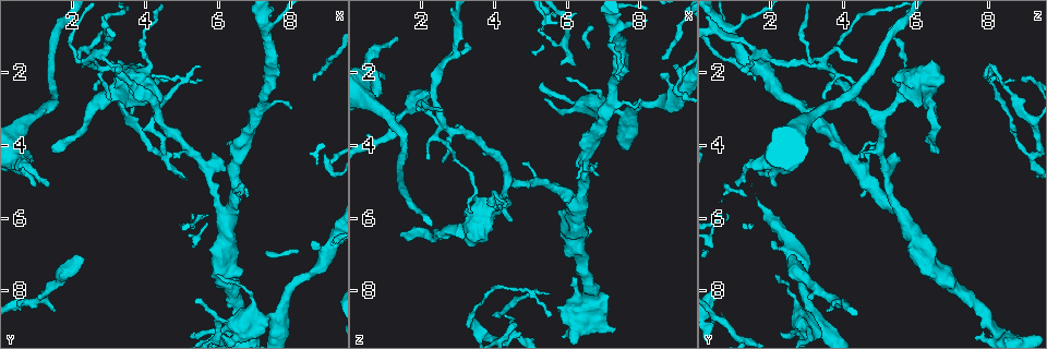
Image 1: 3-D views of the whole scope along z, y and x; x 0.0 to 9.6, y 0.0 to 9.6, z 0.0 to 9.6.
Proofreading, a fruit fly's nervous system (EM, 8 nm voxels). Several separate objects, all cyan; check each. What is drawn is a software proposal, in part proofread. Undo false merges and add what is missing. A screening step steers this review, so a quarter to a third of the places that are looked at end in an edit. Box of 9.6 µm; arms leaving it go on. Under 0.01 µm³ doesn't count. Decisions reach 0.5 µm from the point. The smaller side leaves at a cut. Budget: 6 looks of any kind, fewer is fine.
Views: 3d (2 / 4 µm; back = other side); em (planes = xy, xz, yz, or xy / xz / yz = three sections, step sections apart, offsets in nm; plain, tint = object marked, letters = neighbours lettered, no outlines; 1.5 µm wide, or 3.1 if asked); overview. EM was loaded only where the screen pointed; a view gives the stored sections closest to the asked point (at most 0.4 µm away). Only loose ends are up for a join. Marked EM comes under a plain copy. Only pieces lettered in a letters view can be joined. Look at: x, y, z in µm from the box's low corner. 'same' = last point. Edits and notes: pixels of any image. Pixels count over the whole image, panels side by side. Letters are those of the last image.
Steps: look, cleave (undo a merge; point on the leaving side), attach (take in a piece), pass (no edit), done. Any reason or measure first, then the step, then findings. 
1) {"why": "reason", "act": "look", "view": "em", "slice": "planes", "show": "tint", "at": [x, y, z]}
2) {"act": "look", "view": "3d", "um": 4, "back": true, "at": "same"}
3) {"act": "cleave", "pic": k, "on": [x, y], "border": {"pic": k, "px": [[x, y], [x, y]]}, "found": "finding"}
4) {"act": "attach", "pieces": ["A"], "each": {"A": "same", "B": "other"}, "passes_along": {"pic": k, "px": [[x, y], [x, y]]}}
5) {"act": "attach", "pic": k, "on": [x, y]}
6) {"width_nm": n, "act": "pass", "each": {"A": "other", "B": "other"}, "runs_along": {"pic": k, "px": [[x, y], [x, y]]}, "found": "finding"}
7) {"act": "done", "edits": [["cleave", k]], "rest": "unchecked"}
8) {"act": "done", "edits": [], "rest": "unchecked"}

{"why": "branch stops here", "act": "look", "view": "em", "slice": "planes", "show": "letters", "at": [2.95, 2.75, 3.45]}

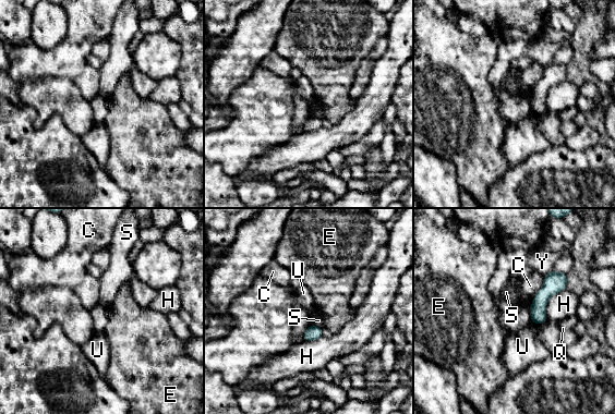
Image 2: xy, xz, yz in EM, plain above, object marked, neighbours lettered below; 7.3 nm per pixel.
{"width_nm": 110, "act": "pass", "each": {"C": "other", "E": "other", "H": "other", "Q": "other", "S": "other", "U": "other", "Y": "other"}, "found": "none of them fits"}

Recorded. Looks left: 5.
{"why": "an open end", "act": "look", "view": "3d", "um": 2, "at": [3.25, 1.90, 1.15]}

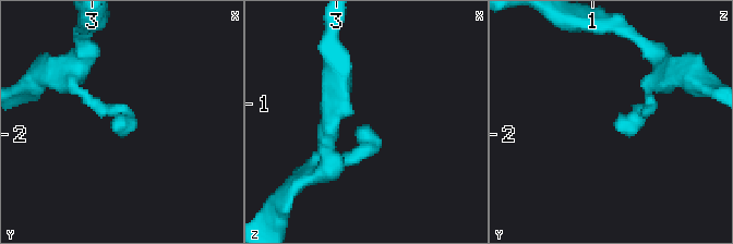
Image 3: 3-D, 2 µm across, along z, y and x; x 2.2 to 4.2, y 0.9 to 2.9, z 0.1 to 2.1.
{"why": "now the EM", "act": "look", "view": "em", "slice": "xy", "step": 8, "show": "letters", "at": [3.20, 1.94, 1.16]}

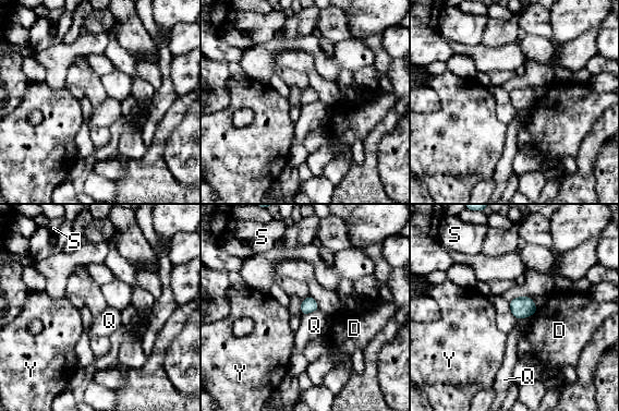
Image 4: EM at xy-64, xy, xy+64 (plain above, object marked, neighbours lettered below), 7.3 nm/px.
{"longest_contact_nm": ["Q", 140], "act": "pass", "each": {"D": "other", "Q": "other", "S": "other", "Y": "other"}, "border": {"pic": 4, "px": [[318, 309], [302, 315]]}, "found": "none of them fits"}

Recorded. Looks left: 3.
{"why": "thin end", "act": "look", "view": "em", "slice": "planes", "show": "tint", "at": [4.65, 2.25, 8.90]}

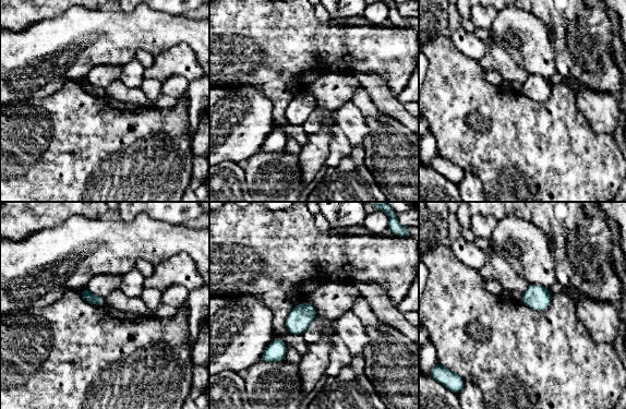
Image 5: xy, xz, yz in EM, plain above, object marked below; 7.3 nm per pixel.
{"why": "what lies round it", "act": "look", "view": "em", "slice": "planes", "show": "letters", "at": "same"}

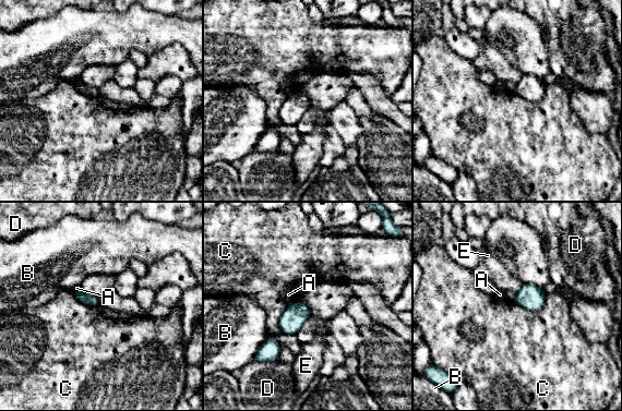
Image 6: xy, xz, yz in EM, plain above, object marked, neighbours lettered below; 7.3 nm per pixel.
{"longest_contact_nm": ["C", 240], "act": "pass", "each": {"A": "other", "B": "other", "C": "other", "D": "other", "E": "other"}, "border": {"pic": 6, "px": [[291, 304], [279, 318], [287, 335]]}, "found": "no lettered piece goes on from it"}

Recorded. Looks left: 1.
{"act": "done", "edits": [], "rest": "unchecked"}

